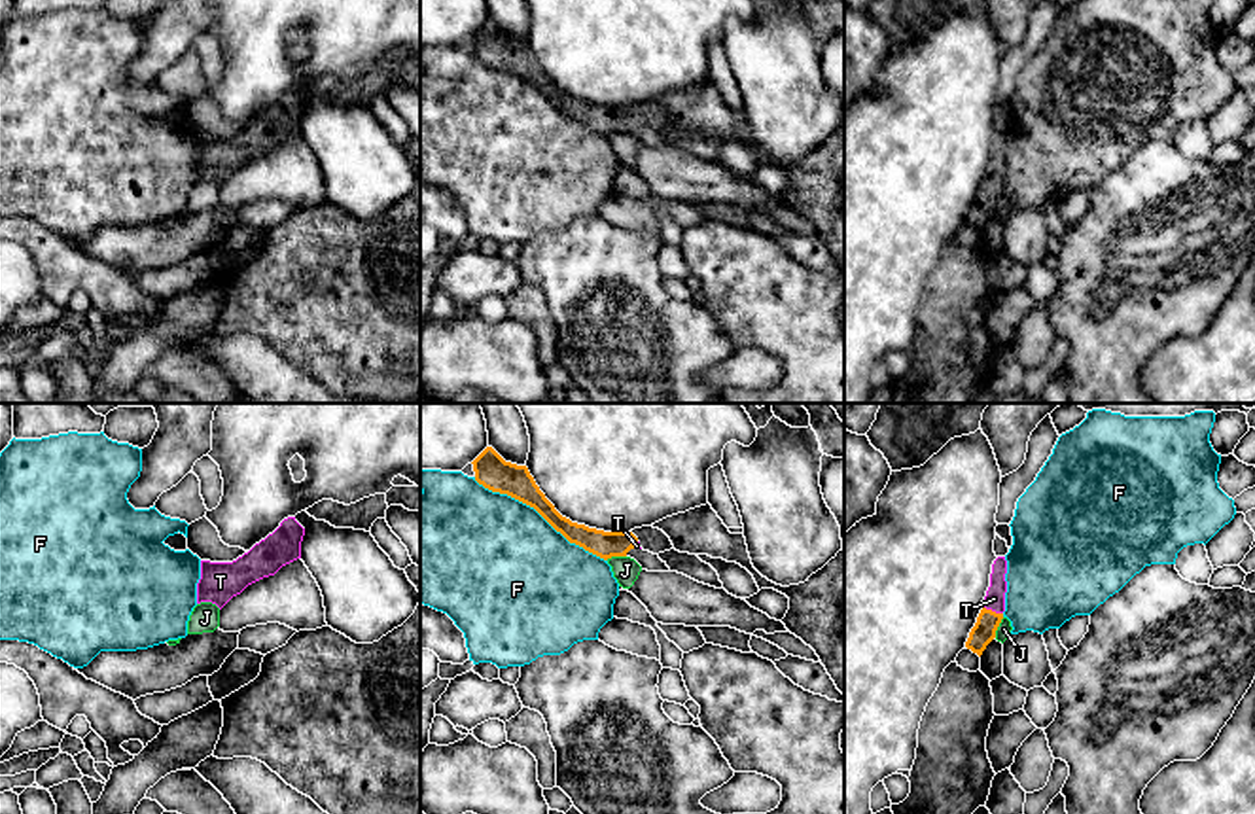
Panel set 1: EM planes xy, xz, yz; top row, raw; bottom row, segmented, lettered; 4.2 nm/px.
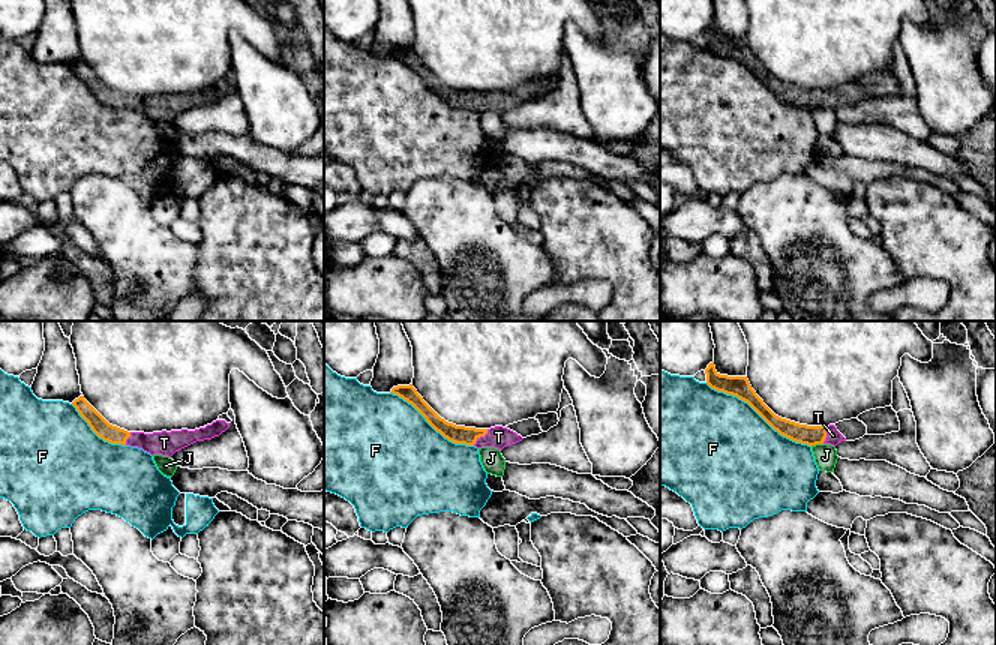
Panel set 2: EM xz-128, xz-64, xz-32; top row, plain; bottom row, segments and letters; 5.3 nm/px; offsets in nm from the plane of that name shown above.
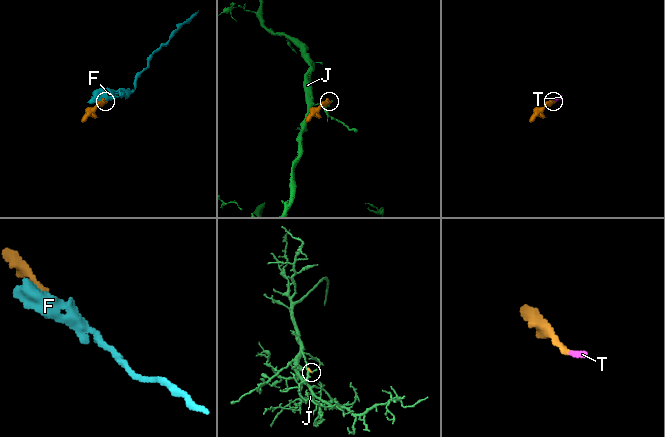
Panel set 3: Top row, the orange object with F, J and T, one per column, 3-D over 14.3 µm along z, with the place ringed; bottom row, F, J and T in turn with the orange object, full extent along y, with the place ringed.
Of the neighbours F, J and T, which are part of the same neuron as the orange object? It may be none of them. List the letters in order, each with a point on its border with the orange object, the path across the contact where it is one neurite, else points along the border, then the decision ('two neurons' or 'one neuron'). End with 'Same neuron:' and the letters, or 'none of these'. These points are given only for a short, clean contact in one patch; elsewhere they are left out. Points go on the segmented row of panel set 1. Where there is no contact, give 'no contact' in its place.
F: xz (540, 513) | two neurons
J: yz (998, 625) | two neurons
T: yz (990, 610) | across yz (983, 633), (990, 610), (994, 599) | one neuron
Same neuron: T

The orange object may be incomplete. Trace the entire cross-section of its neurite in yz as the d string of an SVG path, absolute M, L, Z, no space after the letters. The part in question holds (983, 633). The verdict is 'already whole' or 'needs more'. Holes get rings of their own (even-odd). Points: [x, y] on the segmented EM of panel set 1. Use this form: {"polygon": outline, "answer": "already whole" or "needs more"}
{"polygon": "M998 557L992 564L990 587L982 600L982 610L965 642L965 647L977 653L979 657L982 655L986 646L996 638L996 630L1003 619L1007 593L1005 574L1007 560L1005 557Z", "answer": "needs more"}

